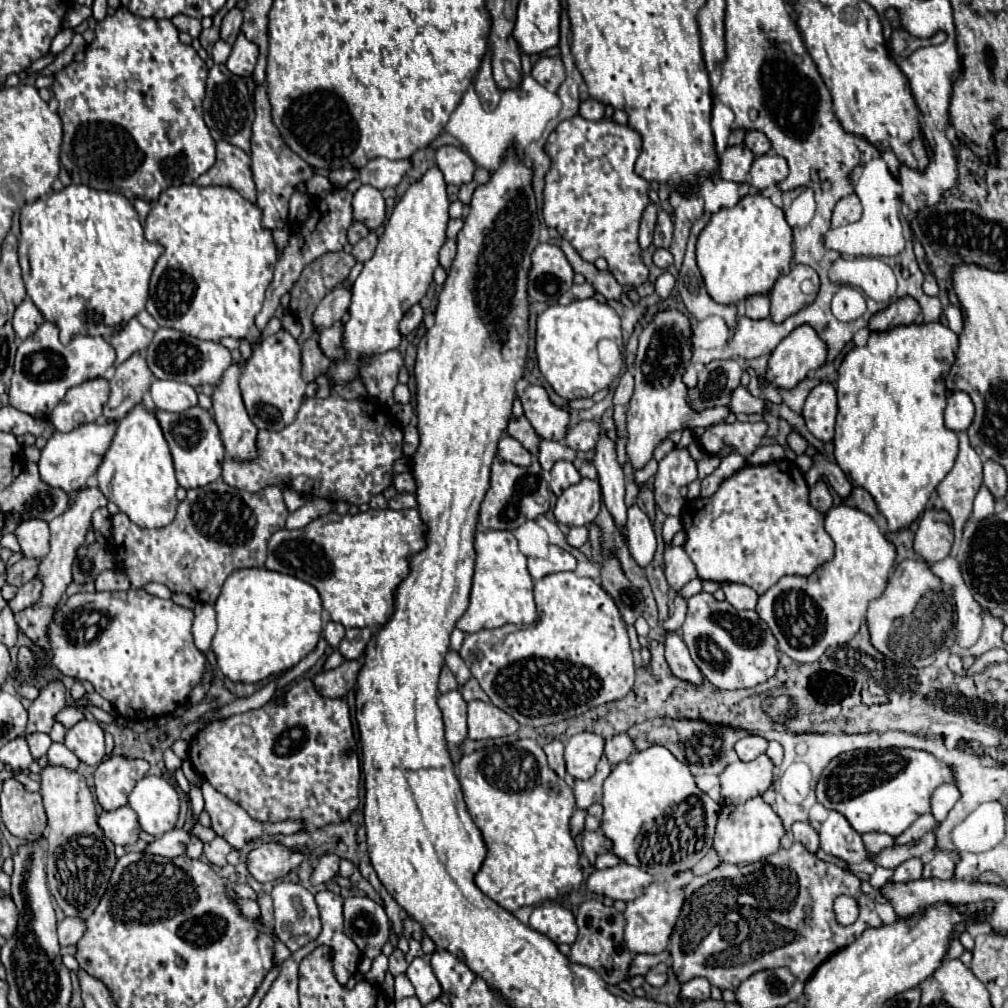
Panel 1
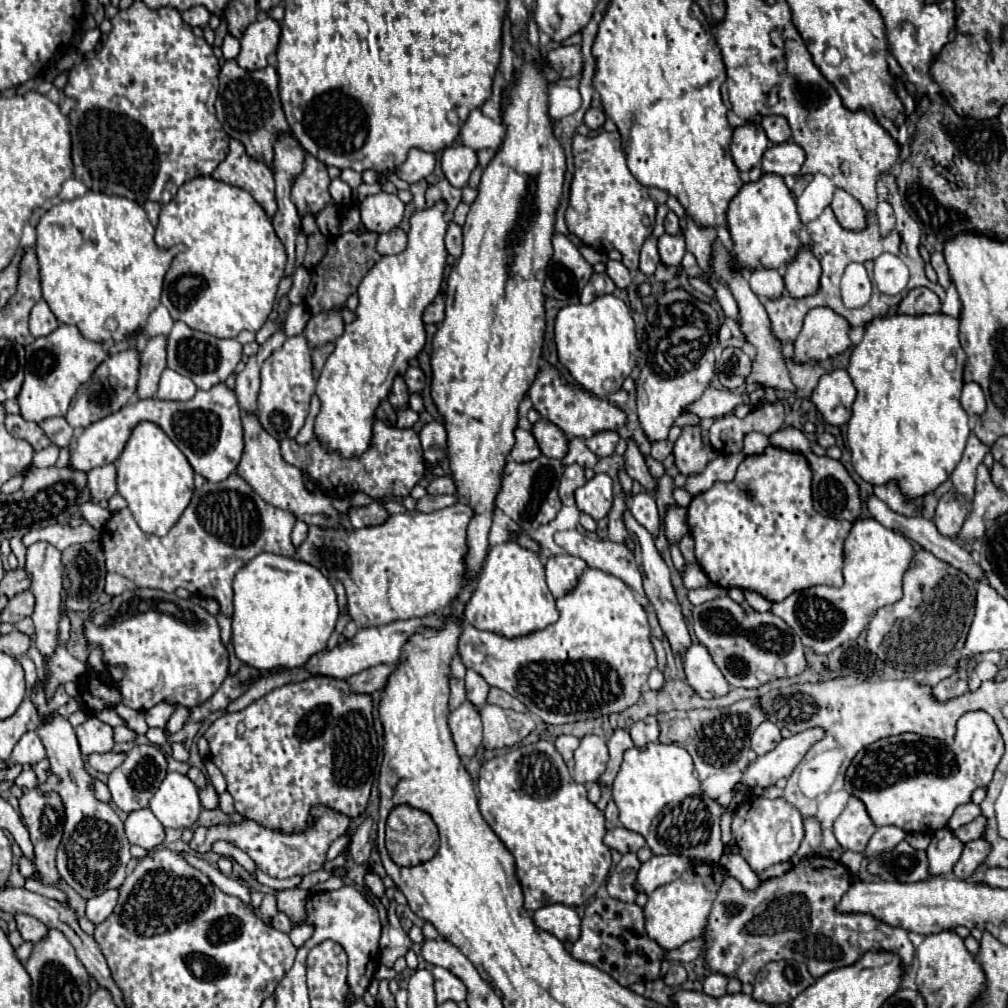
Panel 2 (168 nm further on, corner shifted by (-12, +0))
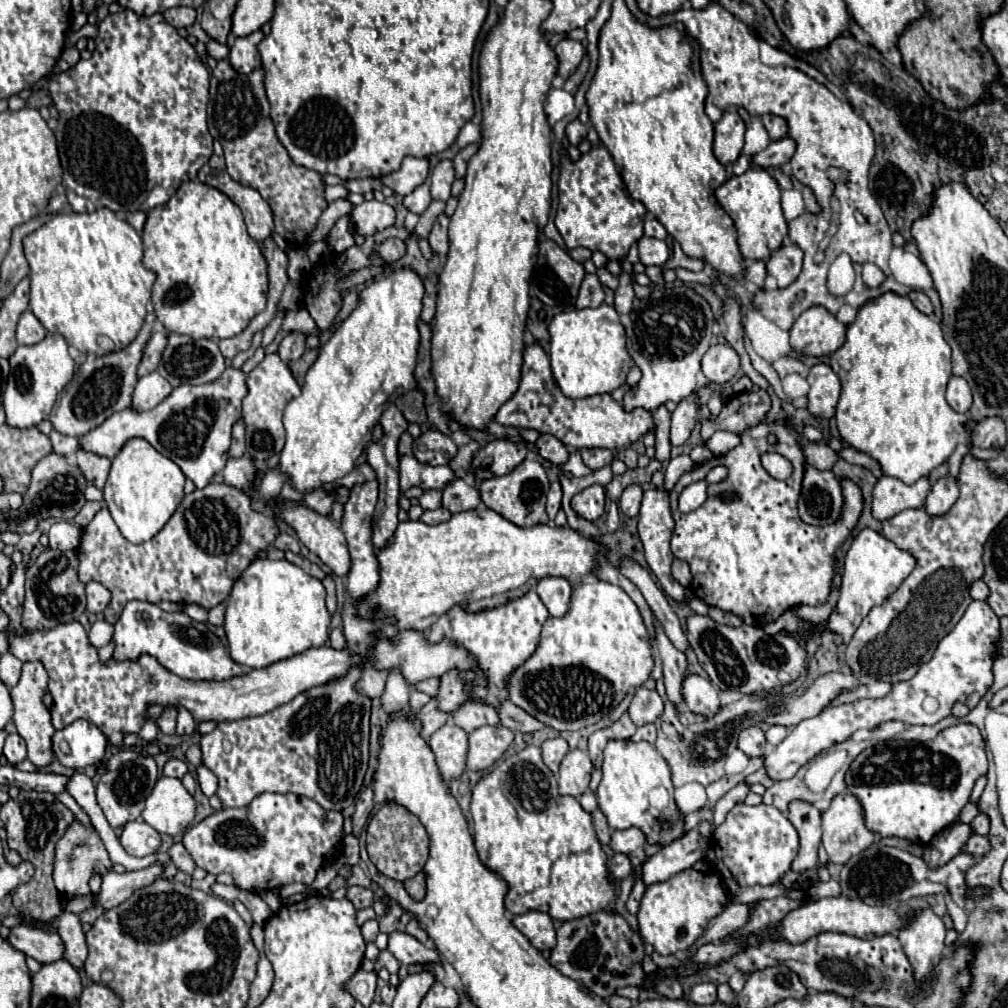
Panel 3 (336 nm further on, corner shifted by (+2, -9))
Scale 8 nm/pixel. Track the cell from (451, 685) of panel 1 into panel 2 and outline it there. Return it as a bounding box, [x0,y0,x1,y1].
[448,678,464,710]

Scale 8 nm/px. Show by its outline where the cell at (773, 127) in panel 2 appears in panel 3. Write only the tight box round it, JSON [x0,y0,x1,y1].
[762,115,788,141]

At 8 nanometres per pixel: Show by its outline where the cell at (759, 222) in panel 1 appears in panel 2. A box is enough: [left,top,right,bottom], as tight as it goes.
[728,174,800,268]

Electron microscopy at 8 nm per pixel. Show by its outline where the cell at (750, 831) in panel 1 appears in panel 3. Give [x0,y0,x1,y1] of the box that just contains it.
[712,803,798,885]

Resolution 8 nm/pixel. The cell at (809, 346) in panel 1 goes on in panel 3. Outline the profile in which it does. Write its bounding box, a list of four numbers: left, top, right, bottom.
[790,307,846,357]

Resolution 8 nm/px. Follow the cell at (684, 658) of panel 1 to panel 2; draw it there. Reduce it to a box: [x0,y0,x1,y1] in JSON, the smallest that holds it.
[684,644,728,698]

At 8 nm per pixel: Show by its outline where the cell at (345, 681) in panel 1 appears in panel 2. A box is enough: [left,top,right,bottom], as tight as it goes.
[348,666,394,694]

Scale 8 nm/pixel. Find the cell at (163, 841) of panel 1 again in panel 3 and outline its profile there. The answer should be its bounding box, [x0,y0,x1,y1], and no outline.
[184,793,342,893]

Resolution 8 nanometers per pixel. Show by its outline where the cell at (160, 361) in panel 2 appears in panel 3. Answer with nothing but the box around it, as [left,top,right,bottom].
[138,333,166,379]

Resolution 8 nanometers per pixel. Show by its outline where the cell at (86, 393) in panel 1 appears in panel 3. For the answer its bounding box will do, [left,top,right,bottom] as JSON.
[50,315,154,437]

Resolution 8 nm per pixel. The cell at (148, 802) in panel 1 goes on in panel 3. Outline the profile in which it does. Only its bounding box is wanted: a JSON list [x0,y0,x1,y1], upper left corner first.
[142,777,194,837]

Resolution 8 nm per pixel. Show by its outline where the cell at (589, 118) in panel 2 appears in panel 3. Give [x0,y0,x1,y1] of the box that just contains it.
[566,119,586,145]

